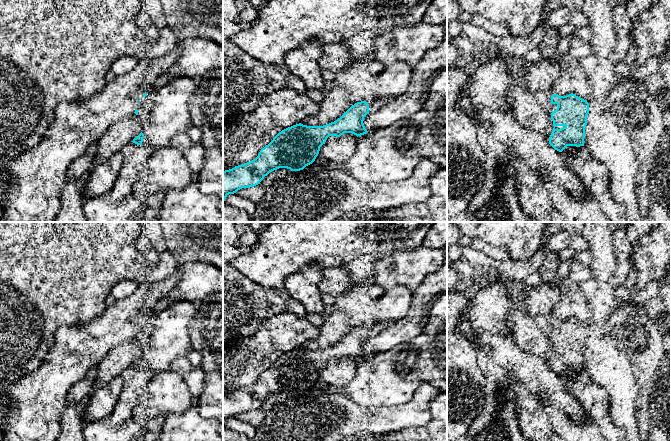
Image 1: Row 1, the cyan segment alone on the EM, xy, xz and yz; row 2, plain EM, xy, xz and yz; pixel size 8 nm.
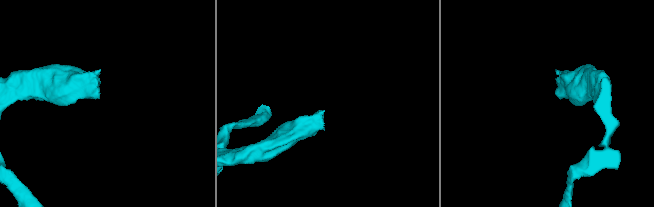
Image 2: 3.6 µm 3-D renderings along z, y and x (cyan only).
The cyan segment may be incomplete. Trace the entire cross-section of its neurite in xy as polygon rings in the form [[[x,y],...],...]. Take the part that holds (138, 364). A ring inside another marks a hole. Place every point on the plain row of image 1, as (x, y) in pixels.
[[[188,301],[172,303],[165,310],[155,312],[147,321],[154,332],[145,345],[145,357],[141,356],[132,366],[142,369],[145,365],[154,372],[162,371],[179,353],[192,365],[201,367],[201,355],[190,340],[190,324],[196,317],[197,308]]]

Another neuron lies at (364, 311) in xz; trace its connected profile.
[[[367,276],[342,295],[335,297],[332,307],[349,317],[352,329],[361,325],[370,328],[376,323],[371,319],[371,311],[384,292],[385,289],[375,282],[374,277]]]

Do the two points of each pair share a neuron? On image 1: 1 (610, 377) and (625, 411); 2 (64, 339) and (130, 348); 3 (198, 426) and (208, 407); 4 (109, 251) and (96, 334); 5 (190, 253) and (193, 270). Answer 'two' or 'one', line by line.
1: one
2: two
3: two
4: two
5: two

